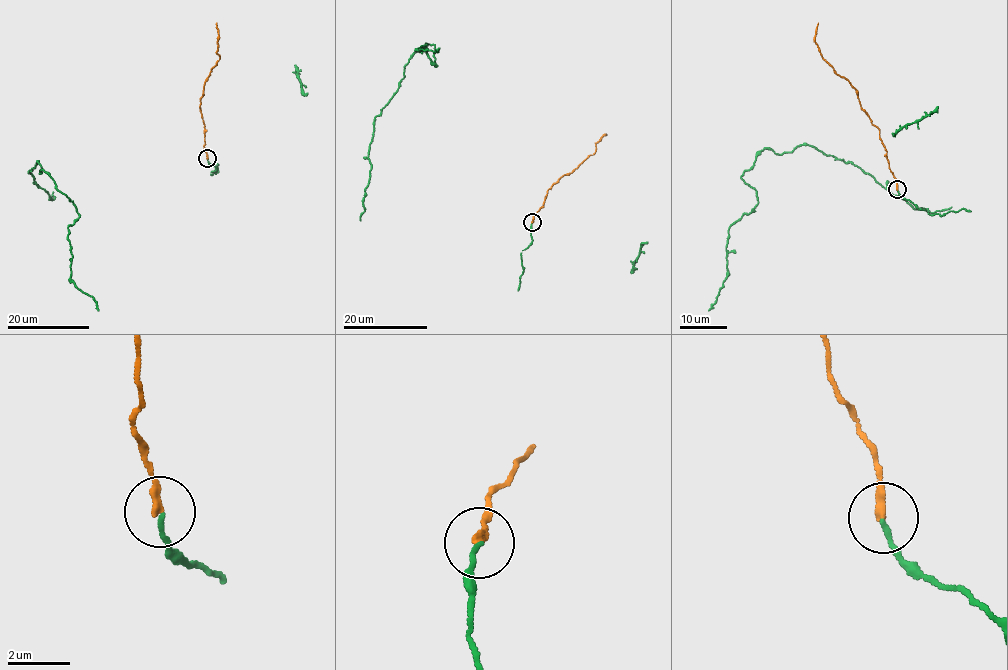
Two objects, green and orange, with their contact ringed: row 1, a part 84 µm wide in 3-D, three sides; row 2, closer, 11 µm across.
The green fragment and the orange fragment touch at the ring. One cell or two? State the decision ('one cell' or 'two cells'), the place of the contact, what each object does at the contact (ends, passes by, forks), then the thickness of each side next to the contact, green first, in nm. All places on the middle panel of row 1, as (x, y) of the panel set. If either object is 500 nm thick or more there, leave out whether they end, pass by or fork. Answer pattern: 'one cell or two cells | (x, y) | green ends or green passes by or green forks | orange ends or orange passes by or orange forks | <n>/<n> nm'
one cell | (532, 222) | green ends | orange ends | 150/240 nm

